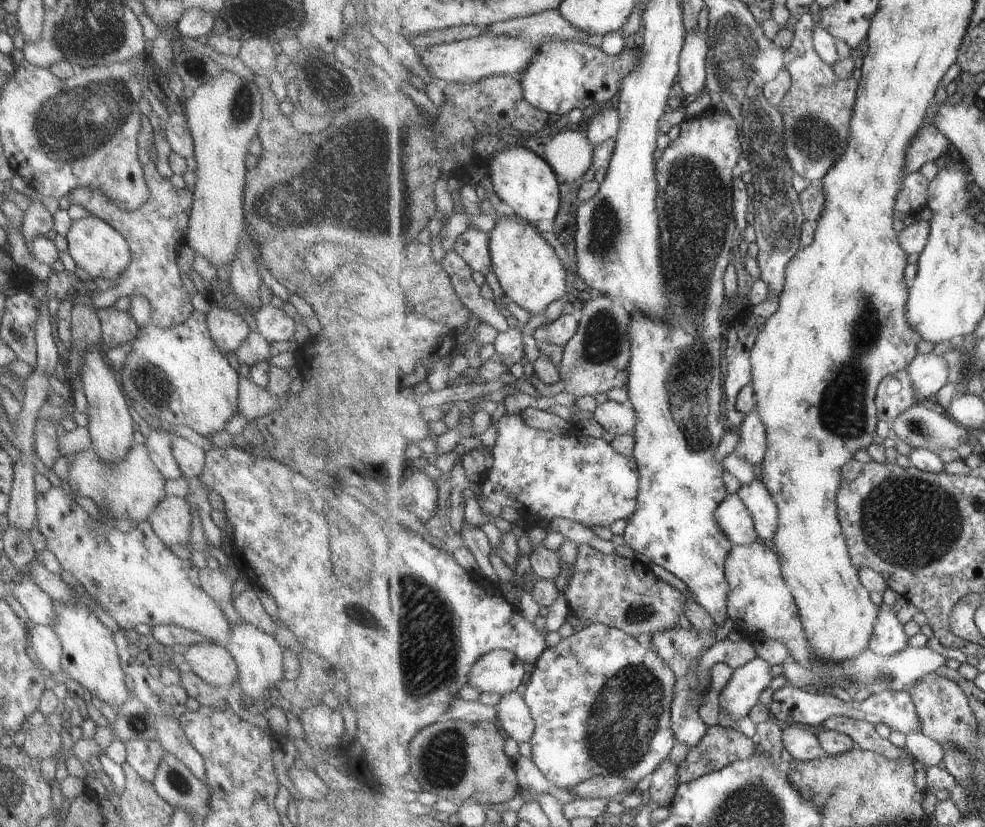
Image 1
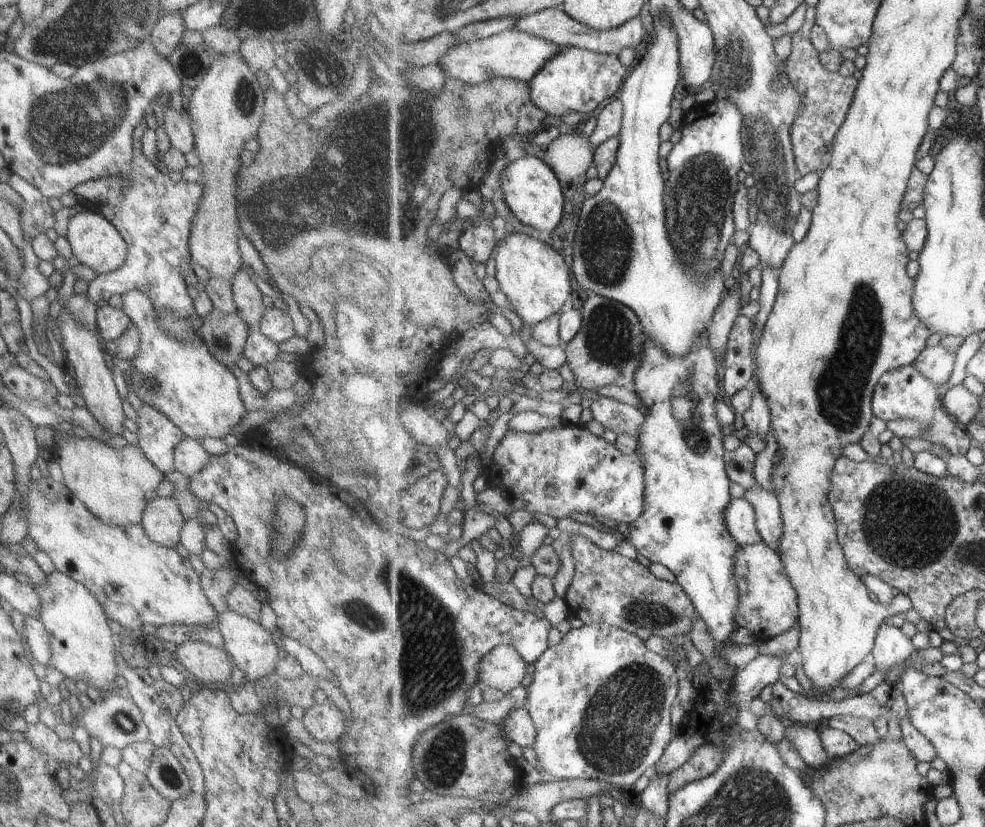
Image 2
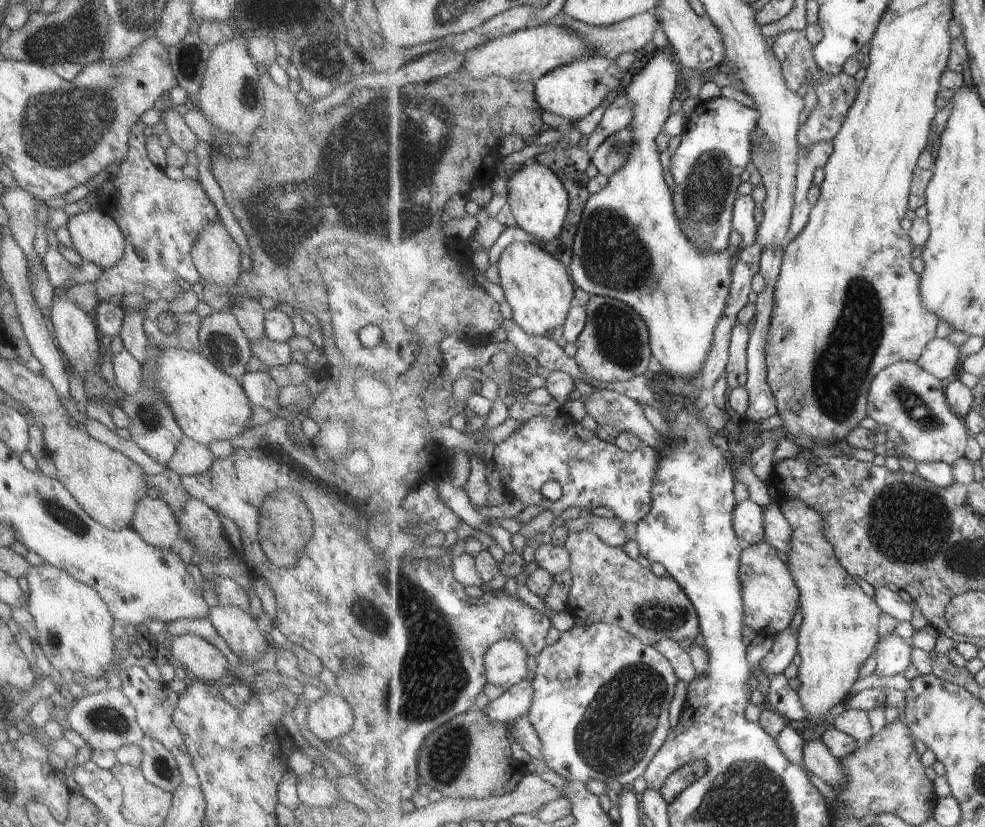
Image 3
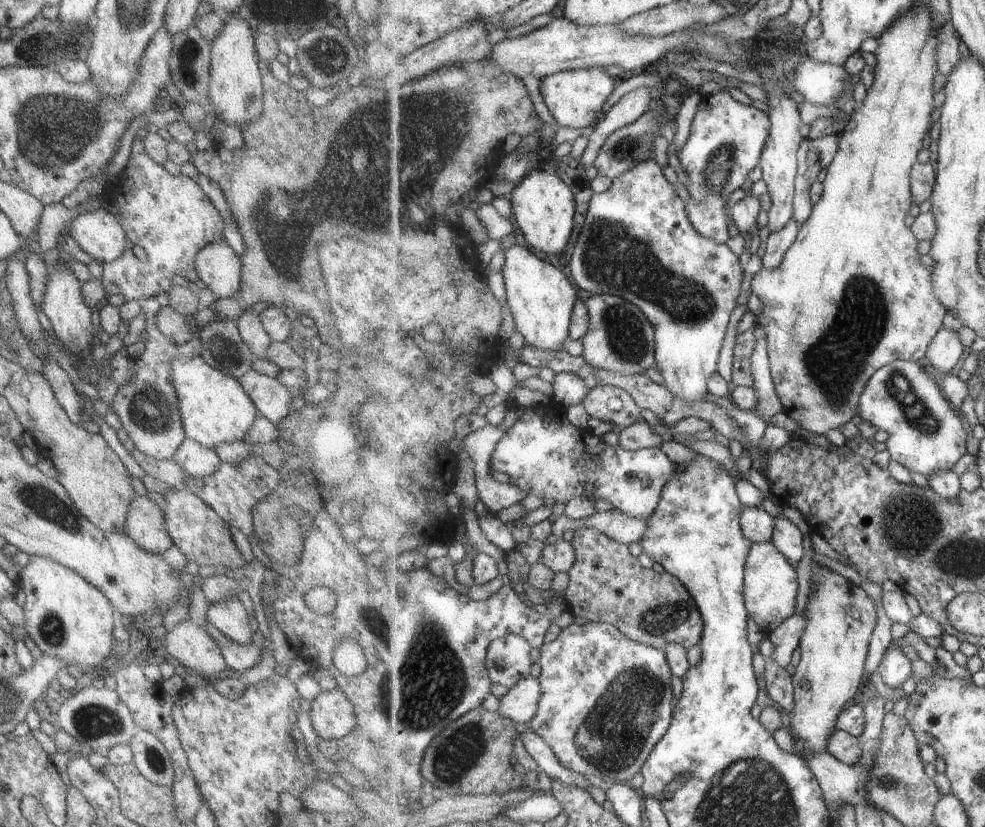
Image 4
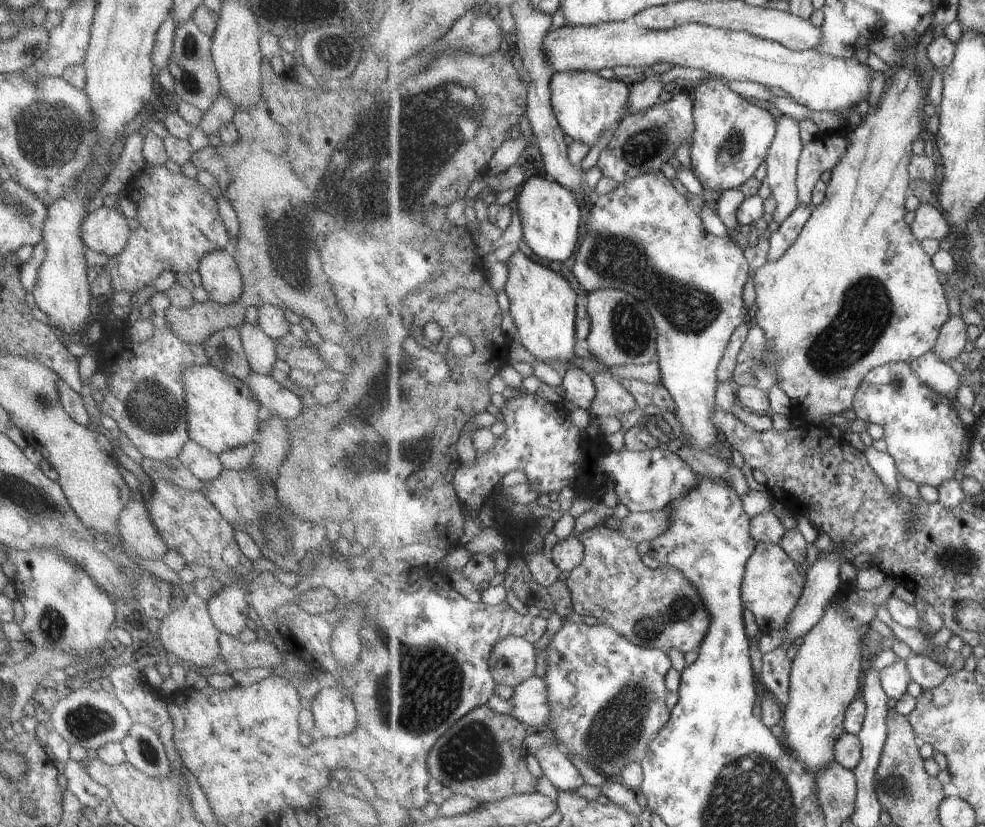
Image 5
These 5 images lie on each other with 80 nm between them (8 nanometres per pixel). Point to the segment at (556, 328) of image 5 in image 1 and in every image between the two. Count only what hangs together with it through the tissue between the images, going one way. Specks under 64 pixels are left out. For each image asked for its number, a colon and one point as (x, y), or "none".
1: (530, 273)
2: (534, 277)
3: (538, 286)
4: (542, 299)

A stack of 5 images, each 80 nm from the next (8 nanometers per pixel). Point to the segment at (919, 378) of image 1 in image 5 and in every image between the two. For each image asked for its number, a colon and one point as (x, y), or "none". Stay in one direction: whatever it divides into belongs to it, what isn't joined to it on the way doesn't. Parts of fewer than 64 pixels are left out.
2: (935, 363)
3: (942, 358)
4: (947, 351)
5: (952, 341)

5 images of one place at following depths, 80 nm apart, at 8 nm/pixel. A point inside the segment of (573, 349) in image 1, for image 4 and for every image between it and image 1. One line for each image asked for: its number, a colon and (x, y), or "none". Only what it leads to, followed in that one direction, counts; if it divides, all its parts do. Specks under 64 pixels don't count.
2: (608, 349)
3: (615, 347)
4: (621, 340)

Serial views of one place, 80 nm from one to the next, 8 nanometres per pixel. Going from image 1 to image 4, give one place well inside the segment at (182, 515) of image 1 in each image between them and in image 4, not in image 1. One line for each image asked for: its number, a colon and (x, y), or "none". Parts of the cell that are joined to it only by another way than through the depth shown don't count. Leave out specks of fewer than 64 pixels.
2: (161, 520)
3: (153, 521)
4: (143, 525)

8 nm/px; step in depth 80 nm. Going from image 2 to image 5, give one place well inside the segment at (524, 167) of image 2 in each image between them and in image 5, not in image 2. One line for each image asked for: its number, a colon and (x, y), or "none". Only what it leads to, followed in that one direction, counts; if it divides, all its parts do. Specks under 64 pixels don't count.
3: (538, 200)
4: (544, 208)
5: (551, 216)

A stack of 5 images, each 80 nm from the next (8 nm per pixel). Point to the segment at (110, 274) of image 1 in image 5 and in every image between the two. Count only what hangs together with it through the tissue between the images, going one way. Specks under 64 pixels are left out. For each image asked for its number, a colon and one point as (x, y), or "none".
2: (93, 241)
3: (95, 237)
4: (98, 233)
5: (104, 231)

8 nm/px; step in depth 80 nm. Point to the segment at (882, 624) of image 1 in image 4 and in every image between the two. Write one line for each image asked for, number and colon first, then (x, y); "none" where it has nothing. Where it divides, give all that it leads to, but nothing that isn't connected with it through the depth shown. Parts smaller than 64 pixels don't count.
2: (893, 646)
3: (893, 654)
4: (895, 668)

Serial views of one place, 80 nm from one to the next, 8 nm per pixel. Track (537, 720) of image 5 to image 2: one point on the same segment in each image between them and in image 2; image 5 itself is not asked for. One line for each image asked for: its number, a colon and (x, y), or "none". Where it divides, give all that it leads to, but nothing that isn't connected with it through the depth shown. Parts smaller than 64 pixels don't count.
2: (492, 712)
3: (516, 702)
4: (521, 703)

